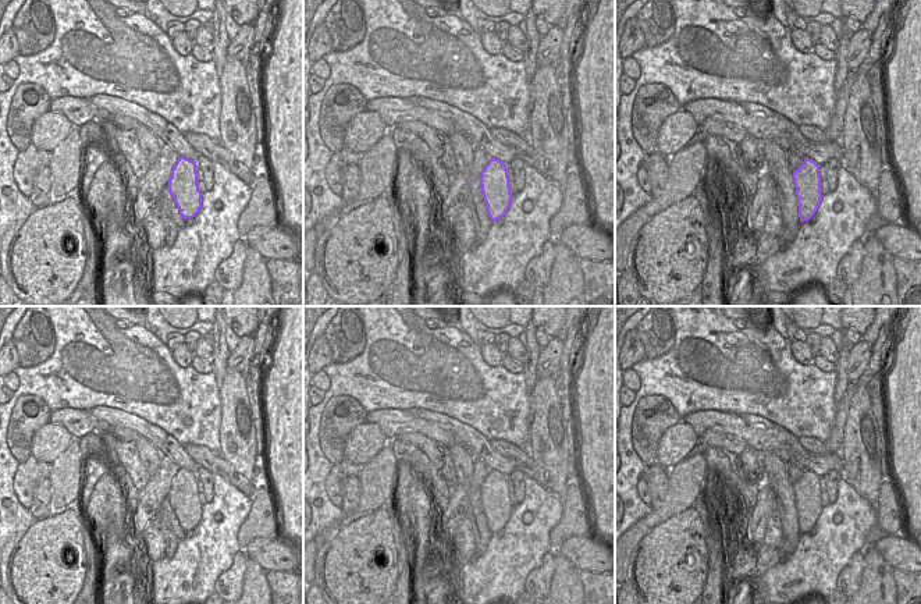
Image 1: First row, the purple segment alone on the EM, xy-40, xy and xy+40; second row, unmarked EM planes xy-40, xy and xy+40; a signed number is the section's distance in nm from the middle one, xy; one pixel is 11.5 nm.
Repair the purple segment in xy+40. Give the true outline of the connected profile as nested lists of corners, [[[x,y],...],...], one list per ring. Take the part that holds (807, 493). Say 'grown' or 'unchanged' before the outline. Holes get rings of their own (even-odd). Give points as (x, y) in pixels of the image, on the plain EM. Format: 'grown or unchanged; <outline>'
unchanged; [[[804,470],[803,476],[793,483],[799,529],[800,533],[808,533],[817,523],[822,505],[821,505],[821,488],[819,477],[811,472]]]

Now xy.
unchanged; [[[495,469],[488,470],[480,487],[480,497],[487,526],[491,533],[497,533],[505,527],[512,512],[506,476]]]

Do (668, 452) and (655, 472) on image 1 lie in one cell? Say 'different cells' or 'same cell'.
different cells

